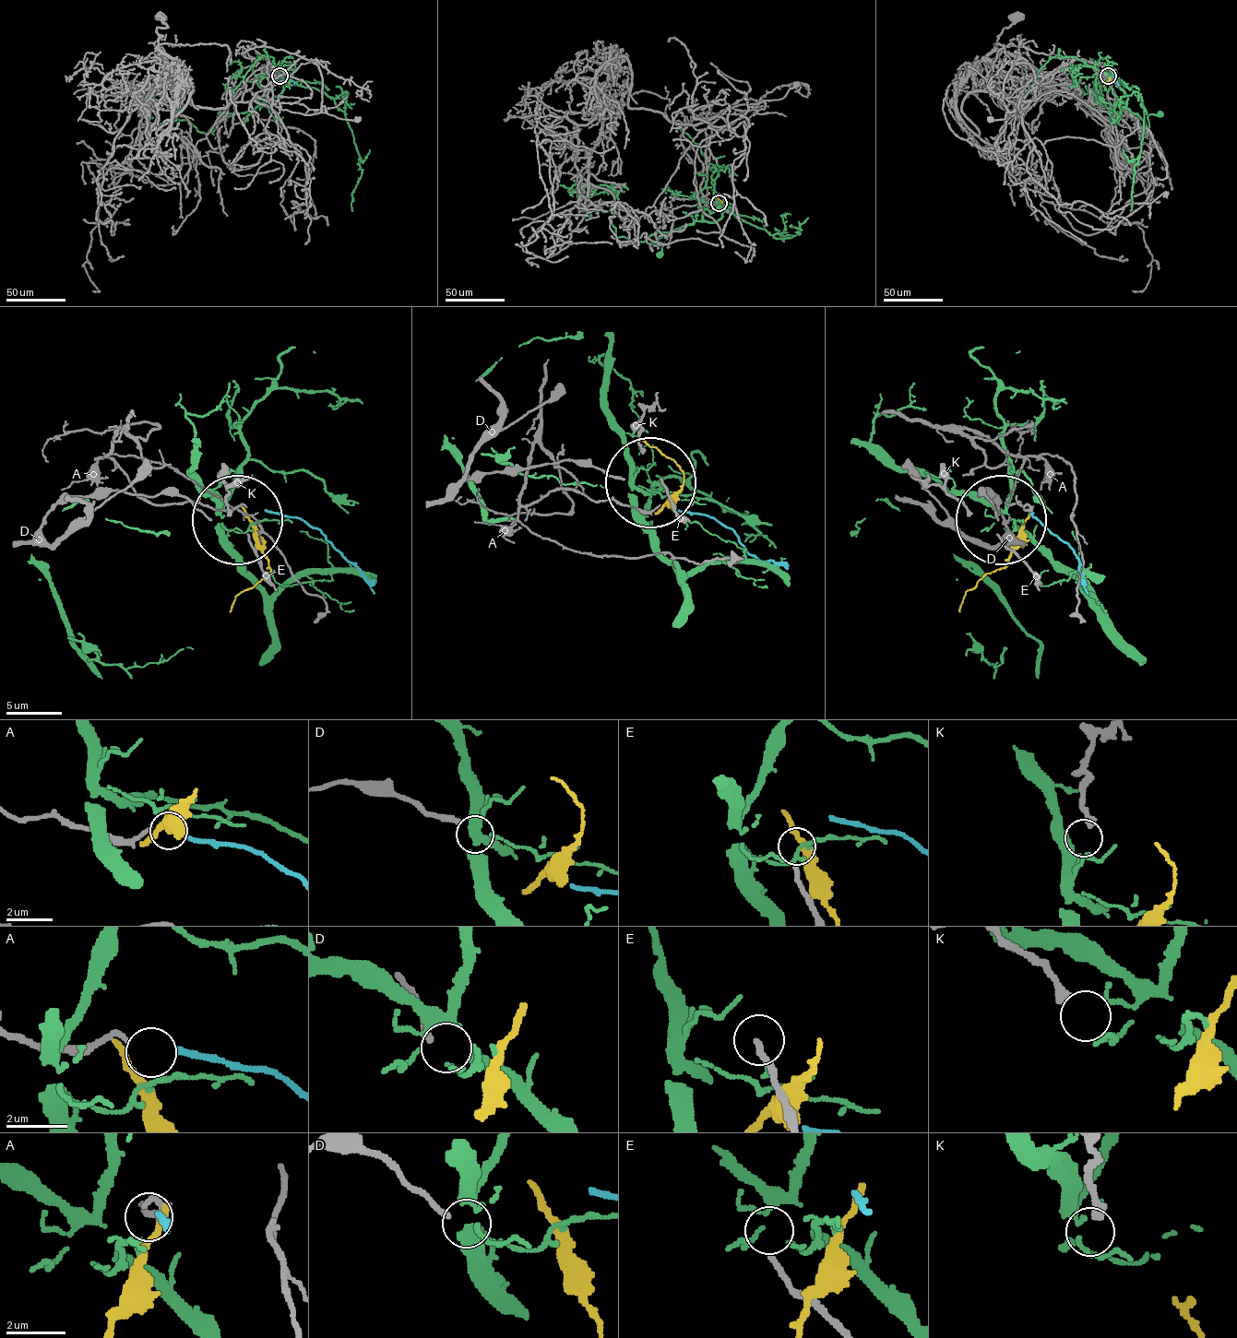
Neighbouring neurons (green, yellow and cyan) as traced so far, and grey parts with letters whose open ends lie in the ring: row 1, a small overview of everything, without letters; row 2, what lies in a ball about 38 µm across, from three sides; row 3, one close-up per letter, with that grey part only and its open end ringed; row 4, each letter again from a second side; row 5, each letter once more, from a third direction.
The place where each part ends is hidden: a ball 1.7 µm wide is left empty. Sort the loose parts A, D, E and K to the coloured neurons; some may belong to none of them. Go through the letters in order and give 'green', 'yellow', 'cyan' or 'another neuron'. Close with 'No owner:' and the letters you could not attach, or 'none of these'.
A: cyan
D: another neuron
E: another neuron
K: another neuron
No owner: D, E, K

